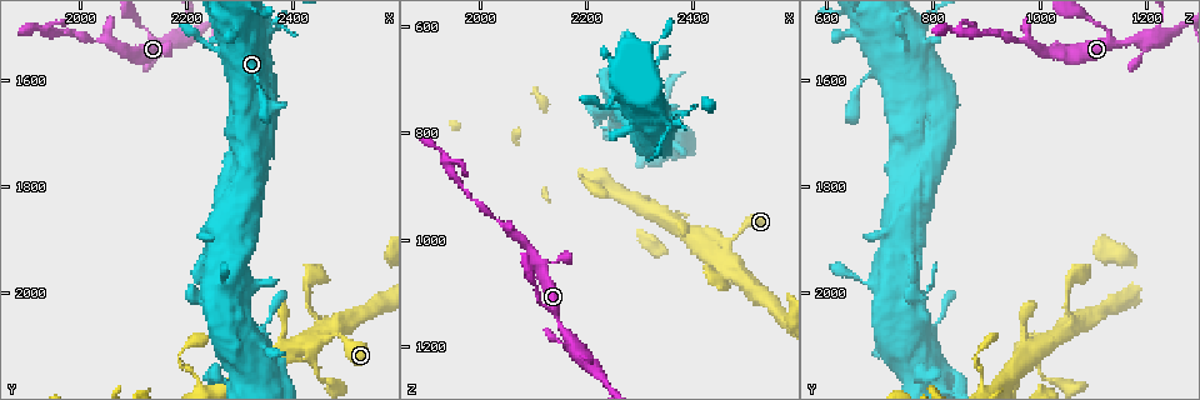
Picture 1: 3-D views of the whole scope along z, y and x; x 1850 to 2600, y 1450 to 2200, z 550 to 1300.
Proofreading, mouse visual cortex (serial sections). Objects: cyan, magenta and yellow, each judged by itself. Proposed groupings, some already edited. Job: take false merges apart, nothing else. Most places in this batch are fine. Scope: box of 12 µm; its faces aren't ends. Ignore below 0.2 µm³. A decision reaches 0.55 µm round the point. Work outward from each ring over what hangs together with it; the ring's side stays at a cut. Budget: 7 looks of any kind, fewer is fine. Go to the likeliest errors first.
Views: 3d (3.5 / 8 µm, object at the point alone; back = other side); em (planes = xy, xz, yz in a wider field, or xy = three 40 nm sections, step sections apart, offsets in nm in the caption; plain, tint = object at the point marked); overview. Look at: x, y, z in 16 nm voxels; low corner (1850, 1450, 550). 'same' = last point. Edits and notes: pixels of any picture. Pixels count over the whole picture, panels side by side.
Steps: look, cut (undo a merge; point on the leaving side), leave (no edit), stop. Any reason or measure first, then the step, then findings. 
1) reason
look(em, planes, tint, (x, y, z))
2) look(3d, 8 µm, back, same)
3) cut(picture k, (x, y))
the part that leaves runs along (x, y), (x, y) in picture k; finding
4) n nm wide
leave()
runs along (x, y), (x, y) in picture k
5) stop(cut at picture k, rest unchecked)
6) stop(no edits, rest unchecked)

look(3d, 3.5 µm, (2350, 1500, 775))

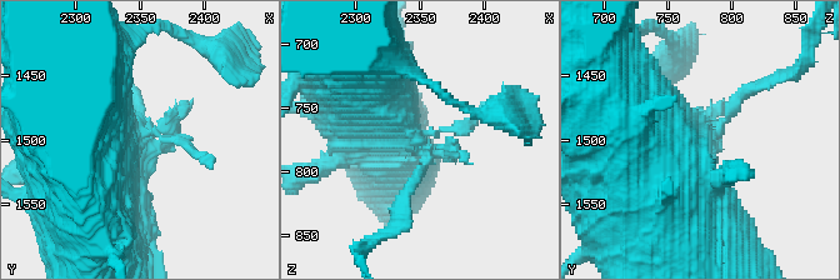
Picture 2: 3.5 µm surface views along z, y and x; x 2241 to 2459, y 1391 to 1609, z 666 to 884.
look(em, xy, step 5, tint, (2348, 1502, 774))

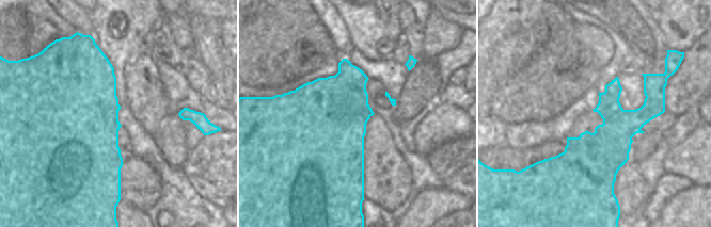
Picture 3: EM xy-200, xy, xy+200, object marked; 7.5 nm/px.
600 nm wide
cut(picture 2, (750, 86))
the part that leaves runs along (730, 116), (746, 89), (798, 78) in picture 2; a second cell is stuck on

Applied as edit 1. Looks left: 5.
side arm on a straight run
look(3d, 3.5 µm, (2200, 1525, 1225))

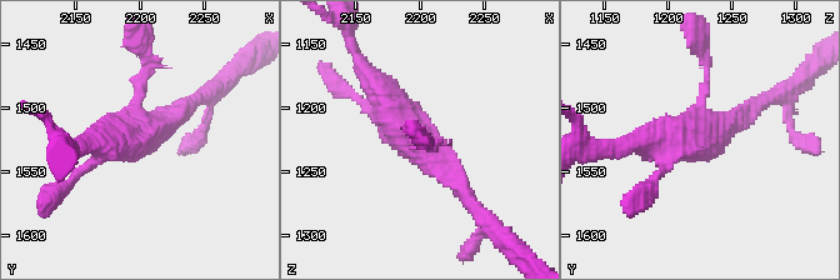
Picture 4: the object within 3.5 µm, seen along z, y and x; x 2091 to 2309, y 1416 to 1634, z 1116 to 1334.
3 arms; arms of 100, 250, 350 nm; need the tissue
look(em, xy, step 2, tint, (2198, 1522, 1230))

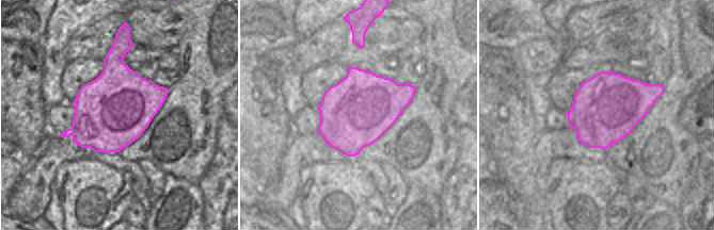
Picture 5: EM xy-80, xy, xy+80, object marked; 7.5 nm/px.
leave()
runs along (373, 80), (404, 129), (469, 199) in picture 4; all the same cell

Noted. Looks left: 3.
sharp bend
look(3d, 3.5 µm, (2435, 2125, 995))

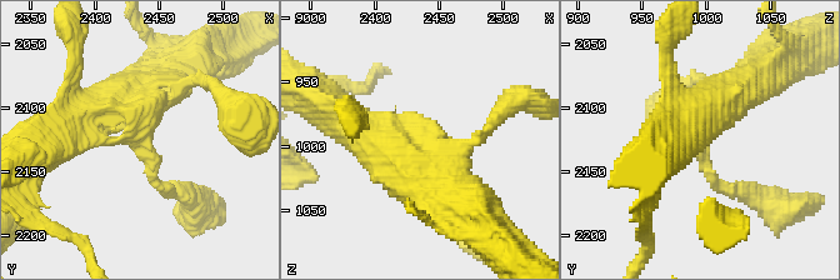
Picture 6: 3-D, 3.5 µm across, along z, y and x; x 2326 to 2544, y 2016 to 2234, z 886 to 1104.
need the tissue
look(em, xy, step 3, plain, (2436, 2120, 992))

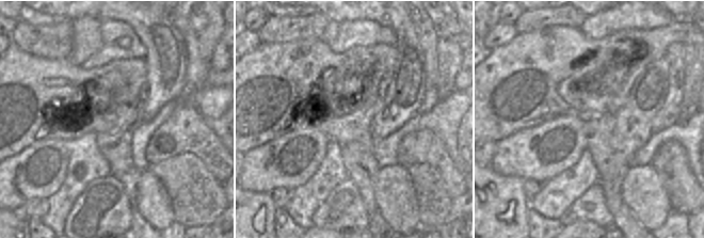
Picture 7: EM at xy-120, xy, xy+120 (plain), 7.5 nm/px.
where the object lies
look(em, xy, step 3, tint, same)

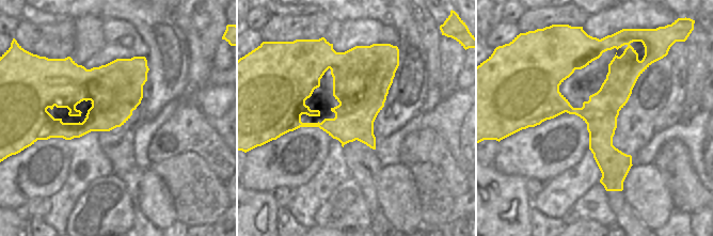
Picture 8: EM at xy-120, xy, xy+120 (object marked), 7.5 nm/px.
420 nm wide
leave()
runs along (701, 80), (704, 164), (736, 191) in picture 6; one cell here

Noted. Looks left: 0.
stop(cut at picture 2, rest unchecked)

